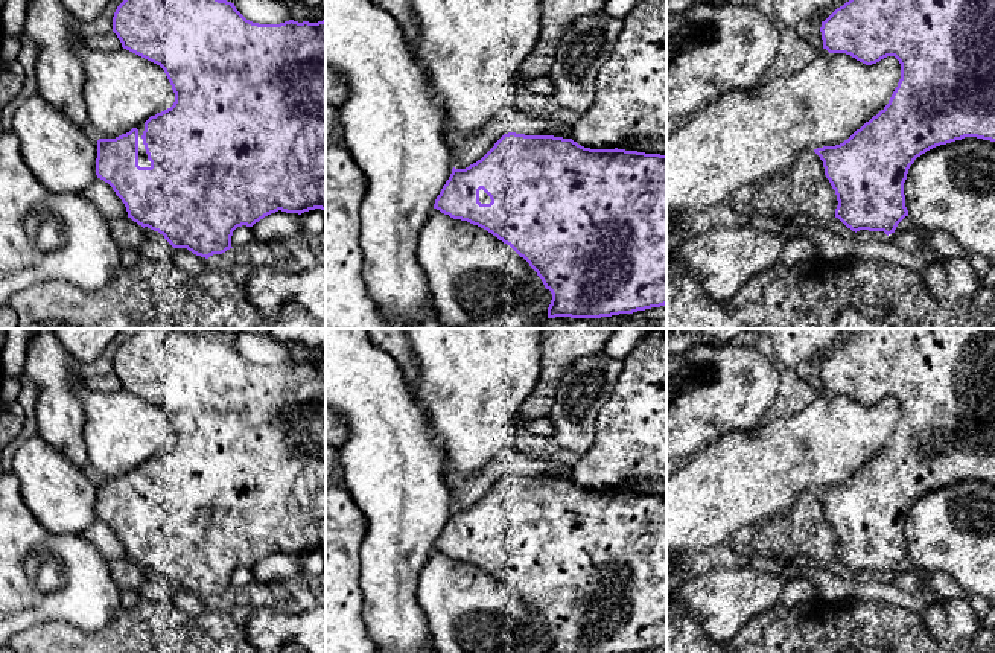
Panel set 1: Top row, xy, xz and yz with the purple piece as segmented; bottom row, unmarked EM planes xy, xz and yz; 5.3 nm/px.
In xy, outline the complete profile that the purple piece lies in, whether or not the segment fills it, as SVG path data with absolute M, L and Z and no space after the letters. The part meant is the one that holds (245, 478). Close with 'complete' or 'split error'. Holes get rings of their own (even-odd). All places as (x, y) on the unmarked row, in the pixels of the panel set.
M137 329L117 347L113 358L113 373L123 390L160 406L175 434L170 449L151 457L126 475L97 481L96 516L113 528L125 545L128 559L143 569L158 572L173 589L187 589L193 595L208 600L233 589L231 577L237 568L253 568L278 551L298 556L315 549L326 551L326 361L259 365L246 361L234 344L195 329Z; split error

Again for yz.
M858 329L855 338L837 349L825 362L822 362L823 390L829 394L846 394L857 402L872 406L887 397L895 397L901 405L901 420L895 429L889 444L847 481L835 487L823 487L814 490L825 508L825 516L835 531L838 546L835 559L838 559L852 572L869 571L884 572L887 577L895 574L898 565L908 557L905 548L904 524L910 507L917 498L927 492L946 486L965 478L977 478L995 483L995 329Z; complete

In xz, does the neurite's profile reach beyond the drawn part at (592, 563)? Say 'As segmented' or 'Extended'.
Extended

